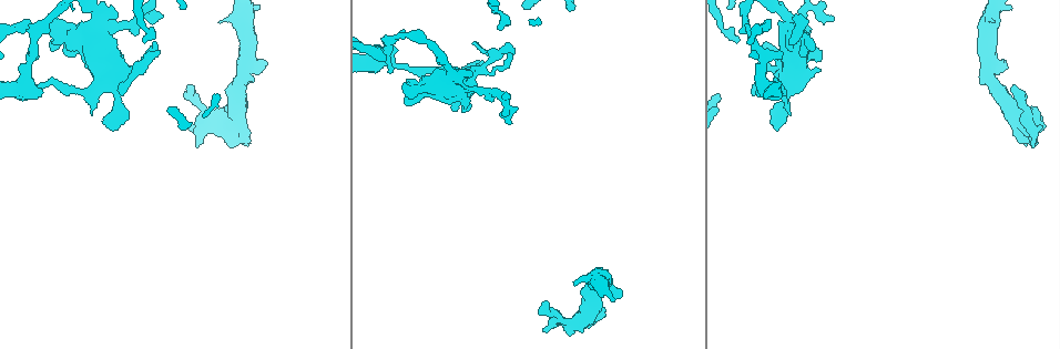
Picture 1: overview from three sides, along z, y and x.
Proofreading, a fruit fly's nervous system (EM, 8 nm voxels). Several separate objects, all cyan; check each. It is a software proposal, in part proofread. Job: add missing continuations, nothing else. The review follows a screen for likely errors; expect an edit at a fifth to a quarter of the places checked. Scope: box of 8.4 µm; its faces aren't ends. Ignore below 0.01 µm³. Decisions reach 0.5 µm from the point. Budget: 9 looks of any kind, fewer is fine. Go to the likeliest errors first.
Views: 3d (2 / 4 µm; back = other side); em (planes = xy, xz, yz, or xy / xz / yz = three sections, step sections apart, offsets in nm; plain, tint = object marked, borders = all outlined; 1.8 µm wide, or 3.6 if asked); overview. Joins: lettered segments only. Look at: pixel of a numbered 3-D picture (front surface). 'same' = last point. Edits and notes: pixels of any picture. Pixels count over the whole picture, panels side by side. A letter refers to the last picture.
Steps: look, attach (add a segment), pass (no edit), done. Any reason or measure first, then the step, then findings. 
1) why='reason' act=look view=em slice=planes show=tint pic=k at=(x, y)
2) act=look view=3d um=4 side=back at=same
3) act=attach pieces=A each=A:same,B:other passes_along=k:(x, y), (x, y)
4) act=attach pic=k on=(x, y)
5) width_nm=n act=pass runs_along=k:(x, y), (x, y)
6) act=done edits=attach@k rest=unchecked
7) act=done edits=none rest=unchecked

why='tapers out' act=look view=3d um=2 pic=1 at=(147, 40)

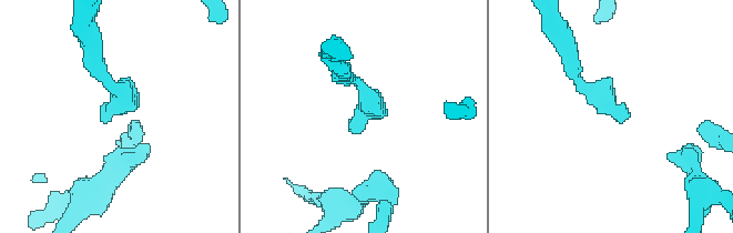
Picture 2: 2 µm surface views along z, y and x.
why='now the EM' act=look view=em slice=xy step=4 show=borders pic=2 at=(628, 114)

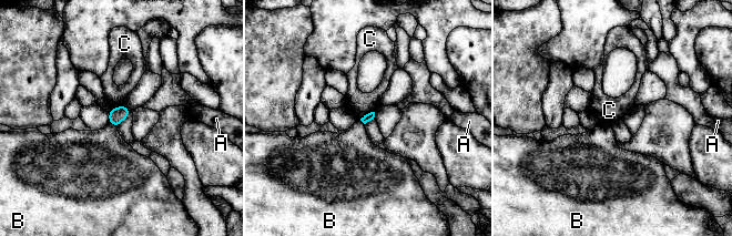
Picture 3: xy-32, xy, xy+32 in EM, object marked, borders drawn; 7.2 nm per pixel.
act=look view=em slice=planes show=borders at=same

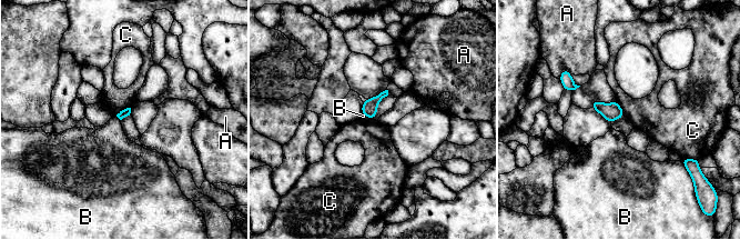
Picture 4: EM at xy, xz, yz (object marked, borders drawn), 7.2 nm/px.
act=pass each=A:other,B:other,C:other border=4:(130, 107), (120, 110), (115, 114) found='none of them fits'

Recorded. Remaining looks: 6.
why='end of a long branch' act=look view=em slice=planes show=borders pic=1 at=(781, 59)

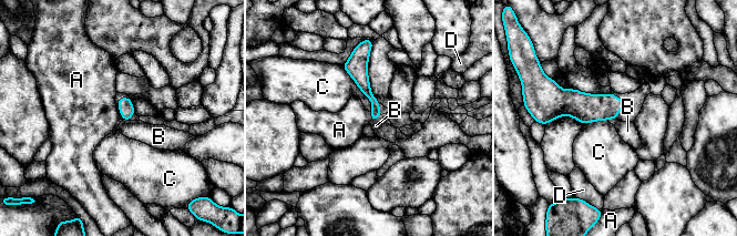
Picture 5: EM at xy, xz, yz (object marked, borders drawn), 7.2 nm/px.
act=pass each=A:other,B:other,C:other,D:other border=5:(369, 112), (370, 120) found='none of them fits'

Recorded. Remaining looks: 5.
why='free end' act=look view=em slice=planes show=borders pic=1 at=(551, 323)

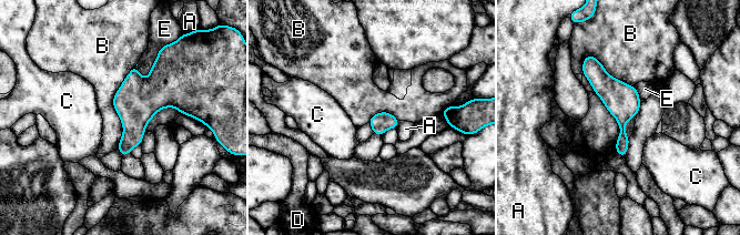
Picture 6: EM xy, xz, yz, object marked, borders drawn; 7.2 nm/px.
width_nm=150 act=pass each=A:other,B:other,C:other,D:other,E:other border=6:(588, 53), (616, 151) found='no lettered segment goes on from it'

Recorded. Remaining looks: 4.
why='free end' act=look view=3d um=4 pic=1 at=(621, 293)

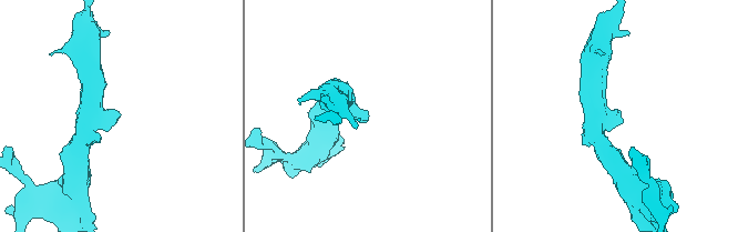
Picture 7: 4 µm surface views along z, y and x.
act=look view=em um=3.6 slice=planes show=plain pic=7 at=(613, 112)

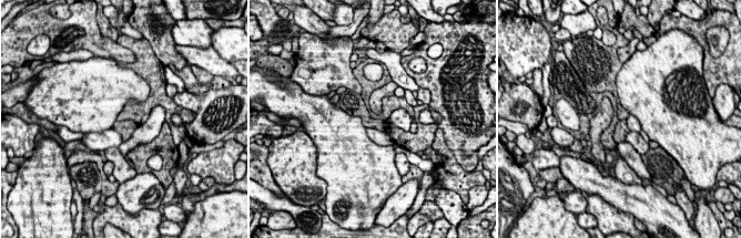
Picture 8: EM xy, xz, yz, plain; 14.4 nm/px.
act=look view=em um=3.6 slice=planes show=borders at=same

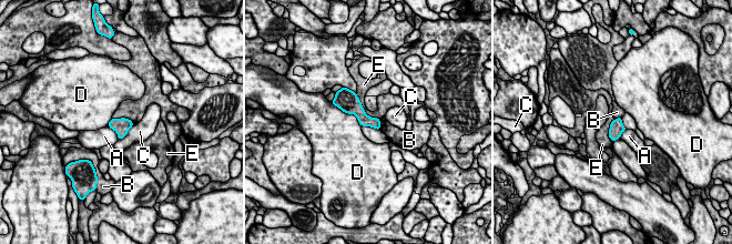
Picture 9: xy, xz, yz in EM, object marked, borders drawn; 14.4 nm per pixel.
act=pass each=A:other,B:other,C:other,D:other,E:other border=9:(112, 118), (128, 118), (133, 123) found='no lettered segment goes on from it'

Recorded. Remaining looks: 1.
act=done edits=none rest=unchecked

